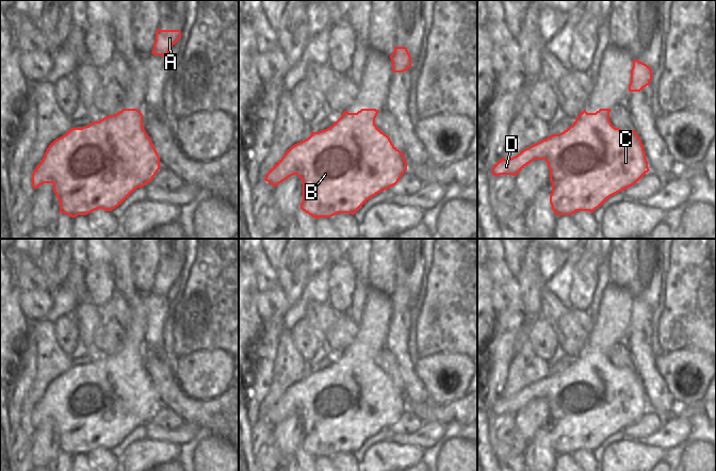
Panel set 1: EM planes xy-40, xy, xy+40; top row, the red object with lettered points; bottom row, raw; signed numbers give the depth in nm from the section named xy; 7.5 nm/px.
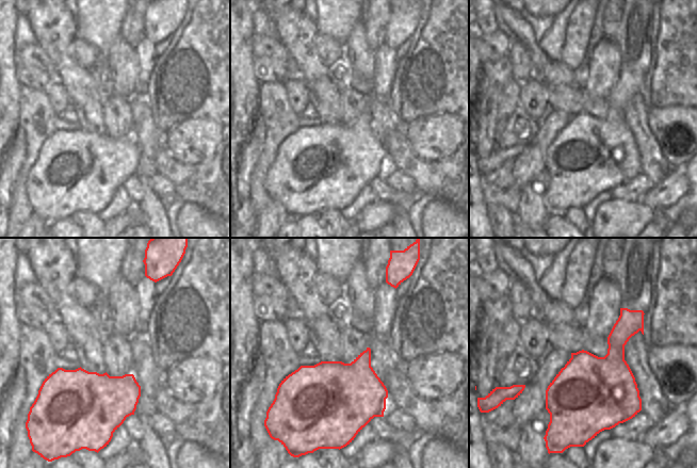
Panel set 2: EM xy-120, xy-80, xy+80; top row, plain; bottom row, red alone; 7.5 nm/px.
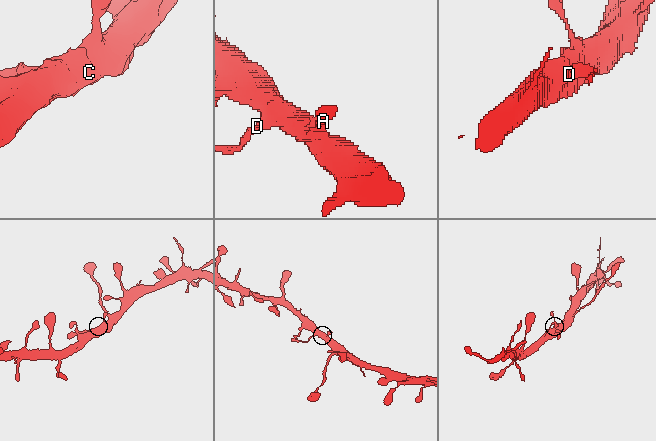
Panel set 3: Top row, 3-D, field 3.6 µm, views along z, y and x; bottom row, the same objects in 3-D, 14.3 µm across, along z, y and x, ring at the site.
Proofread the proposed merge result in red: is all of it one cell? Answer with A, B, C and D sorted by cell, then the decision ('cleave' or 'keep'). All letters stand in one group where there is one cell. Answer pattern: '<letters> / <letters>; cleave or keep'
A B C D; keep

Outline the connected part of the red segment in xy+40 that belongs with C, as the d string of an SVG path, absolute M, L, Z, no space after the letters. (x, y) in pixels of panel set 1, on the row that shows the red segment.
M611 109L596 113L584 110L572 126L559 134L523 149L506 160L502 158L492 167L492 175L517 176L534 160L544 160L550 169L552 193L550 204L556 215L572 215L576 211L593 212L611 196L637 183L650 169L641 140L635 130L615 128L609 120Z

